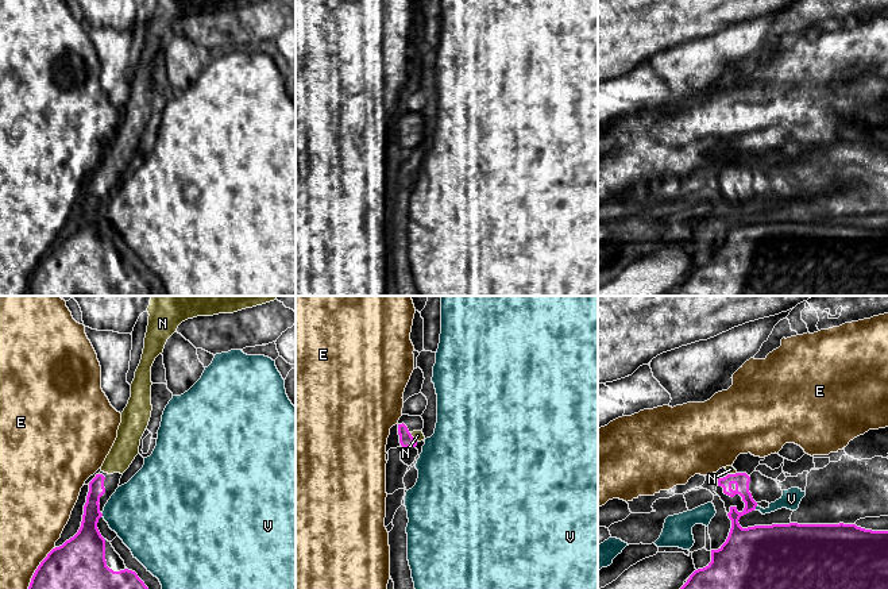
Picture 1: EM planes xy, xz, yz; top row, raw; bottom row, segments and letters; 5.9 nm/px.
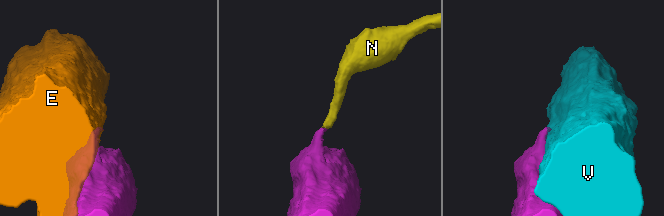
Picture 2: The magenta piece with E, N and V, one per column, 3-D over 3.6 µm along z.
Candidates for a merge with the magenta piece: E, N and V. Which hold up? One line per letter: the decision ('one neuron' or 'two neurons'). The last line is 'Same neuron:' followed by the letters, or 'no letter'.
E: two neurons
N: one neuron
V: two neurons
Same neuron: N

